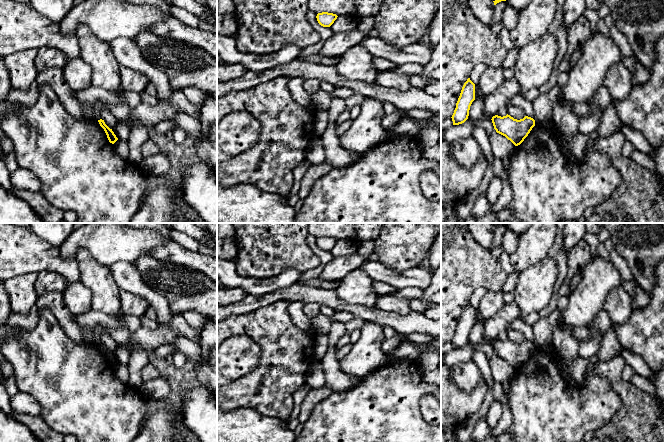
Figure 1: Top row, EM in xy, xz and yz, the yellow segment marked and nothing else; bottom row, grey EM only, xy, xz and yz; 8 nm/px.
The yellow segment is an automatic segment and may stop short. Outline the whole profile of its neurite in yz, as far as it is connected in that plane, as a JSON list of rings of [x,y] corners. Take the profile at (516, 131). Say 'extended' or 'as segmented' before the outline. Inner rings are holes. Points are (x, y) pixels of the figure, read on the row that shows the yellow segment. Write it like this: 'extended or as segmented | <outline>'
as segmented | [[[508,114],[503,117],[495,115],[491,120],[496,132],[505,136],[515,146],[520,145],[535,126],[535,120],[528,116],[517,120]]]

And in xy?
as segmented | [[[100,119],[98,120],[100,126],[104,129],[107,138],[109,140],[110,143],[114,144],[118,138],[116,137],[116,135],[114,134],[114,132],[112,131],[112,129],[110,129],[104,122],[104,120]]]

